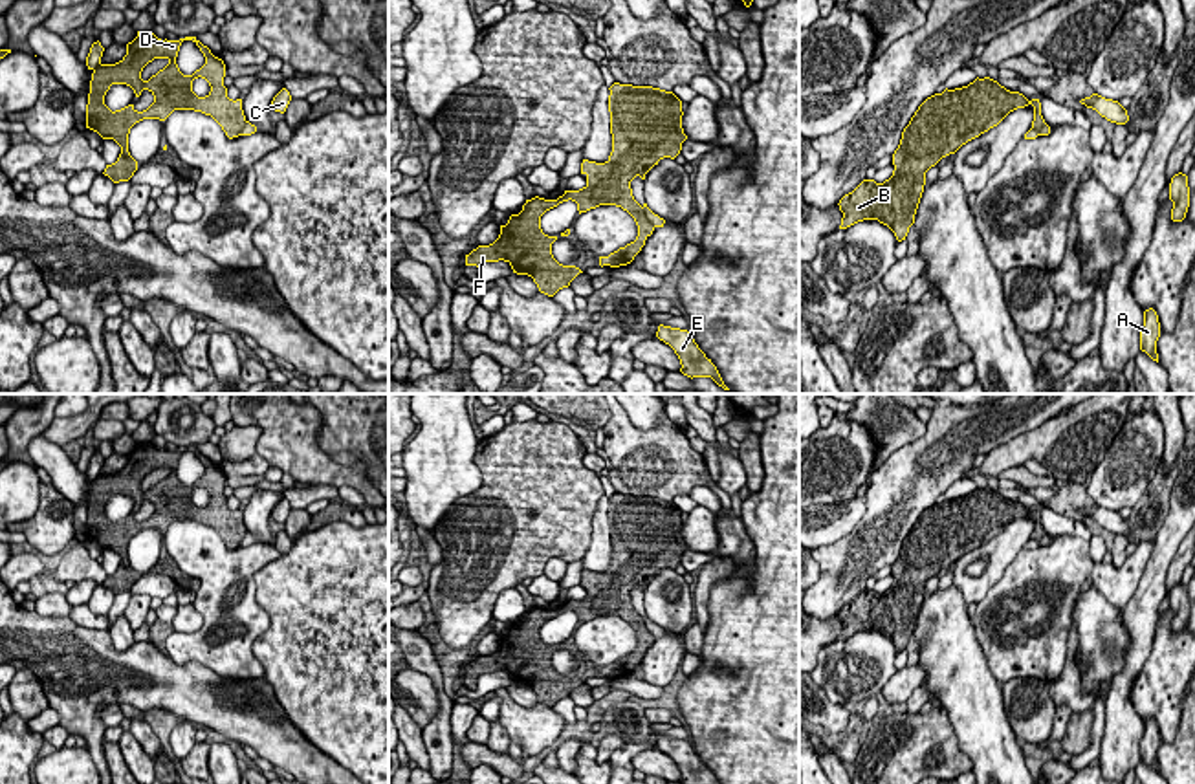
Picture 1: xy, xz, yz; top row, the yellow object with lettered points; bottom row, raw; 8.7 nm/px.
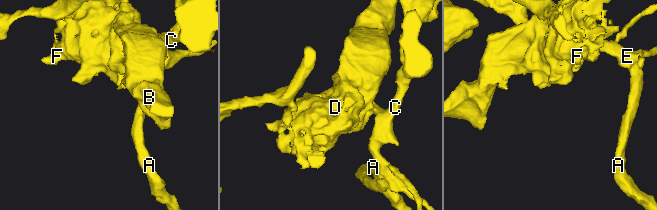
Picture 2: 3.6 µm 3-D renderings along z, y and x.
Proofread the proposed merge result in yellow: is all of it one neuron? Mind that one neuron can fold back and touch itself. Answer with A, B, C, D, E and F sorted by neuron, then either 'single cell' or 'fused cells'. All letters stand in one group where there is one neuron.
A C E / B D F; fused cells

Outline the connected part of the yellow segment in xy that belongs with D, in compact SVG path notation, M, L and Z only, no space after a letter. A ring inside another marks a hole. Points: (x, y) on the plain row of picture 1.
M137 441L137 447L126 454L126 465L115 474L99 474L90 491L86 539L97 542L103 550L114 550L121 557L117 572L106 575L103 584L114 593L128 592L137 581L137 572L128 562L130 539L143 529L165 531L174 520L194 520L211 526L229 550L238 548L246 535L242 509L227 507L224 487L224 471L214 467L196 447L161 451L152 441ZM183 451L192 451L205 467L205 474L192 485L183 485L176 474ZM154 469L167 469L169 474L143 491L141 482ZM198 487L211 496L205 507L192 502L192 491ZM112 495L130 496L136 507L148 500L154 513L143 522L137 522L134 515L112 522L104 515L104 506Z

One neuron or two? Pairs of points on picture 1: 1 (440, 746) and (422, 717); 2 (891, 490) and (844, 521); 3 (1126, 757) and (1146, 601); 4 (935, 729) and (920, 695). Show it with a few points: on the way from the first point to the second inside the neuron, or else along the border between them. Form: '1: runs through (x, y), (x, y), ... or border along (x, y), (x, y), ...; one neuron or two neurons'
1: border along (438, 691), (438, 711), (422, 729); two neurons
2: border along (869, 480), (862, 519), (836, 541); two neurons
3: runs through (1122, 718), (1122, 682), (1133, 665), (1140, 640); one neuron
4: border along (908, 711), (919, 713); two neurons

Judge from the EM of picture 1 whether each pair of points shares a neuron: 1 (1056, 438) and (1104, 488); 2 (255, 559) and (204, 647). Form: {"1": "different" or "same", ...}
{"1": "different", "2": "same"}

